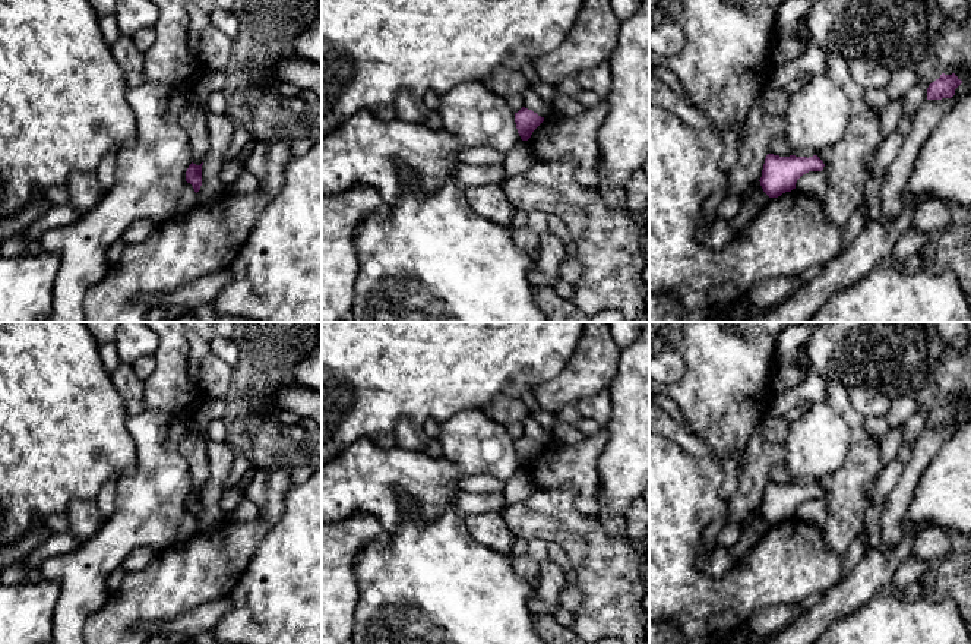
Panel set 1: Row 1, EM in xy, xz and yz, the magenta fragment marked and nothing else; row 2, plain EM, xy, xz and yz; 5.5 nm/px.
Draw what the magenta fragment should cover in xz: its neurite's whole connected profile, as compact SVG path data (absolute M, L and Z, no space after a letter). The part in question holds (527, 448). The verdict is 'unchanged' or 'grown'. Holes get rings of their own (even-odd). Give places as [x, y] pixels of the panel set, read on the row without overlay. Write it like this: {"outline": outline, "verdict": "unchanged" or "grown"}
{"outline": "M522 435L515 441L515 451L522 468L528 468L532 460L544 449L544 445L538 443L532 438Z", "verdict": "unchanged"}

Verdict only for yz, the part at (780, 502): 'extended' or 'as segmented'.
as segmented

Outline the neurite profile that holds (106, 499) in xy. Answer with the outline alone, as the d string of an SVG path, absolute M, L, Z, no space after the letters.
M114 477L110 483L107 483L95 499L102 523L107 521L114 511L117 480L118 477Z

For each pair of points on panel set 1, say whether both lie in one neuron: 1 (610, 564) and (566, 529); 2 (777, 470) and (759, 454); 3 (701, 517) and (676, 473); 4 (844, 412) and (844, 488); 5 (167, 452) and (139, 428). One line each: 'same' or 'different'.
1: same
2: different
3: same
4: same
5: same

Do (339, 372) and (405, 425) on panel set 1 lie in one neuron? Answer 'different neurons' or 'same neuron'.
different neurons

